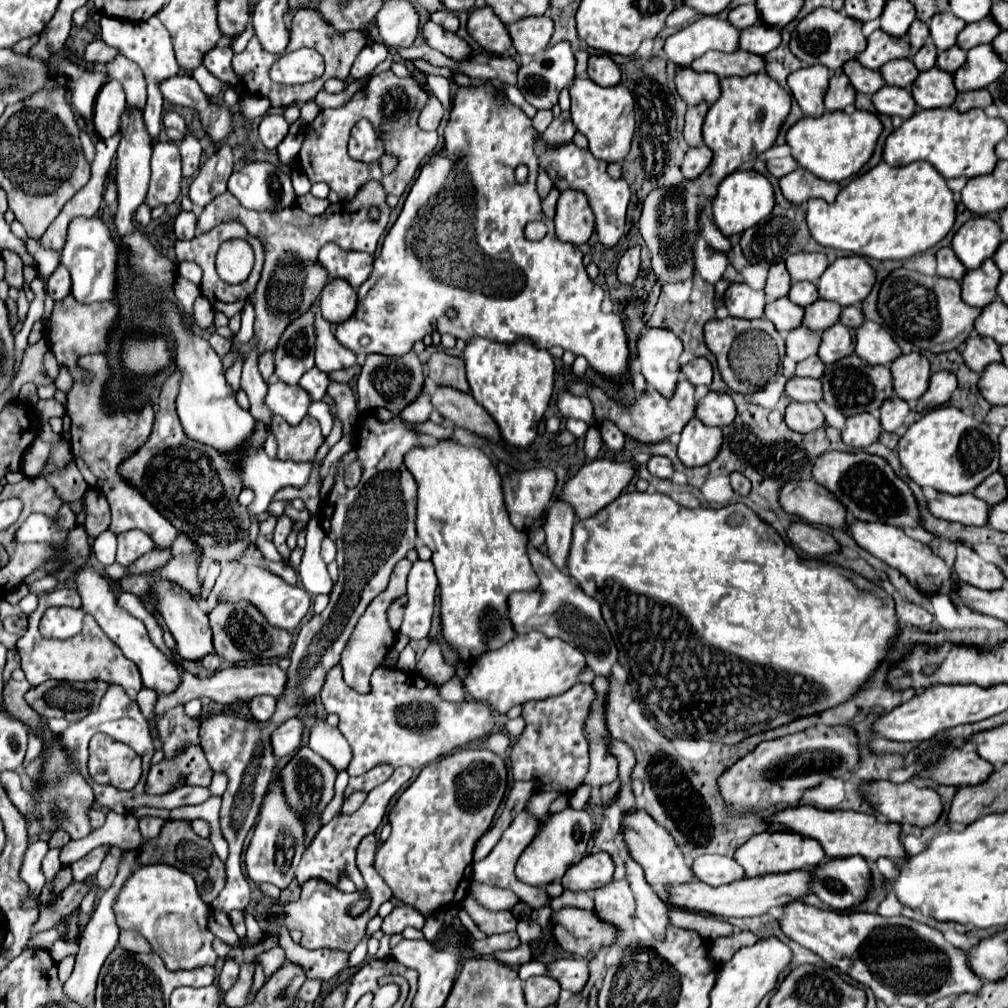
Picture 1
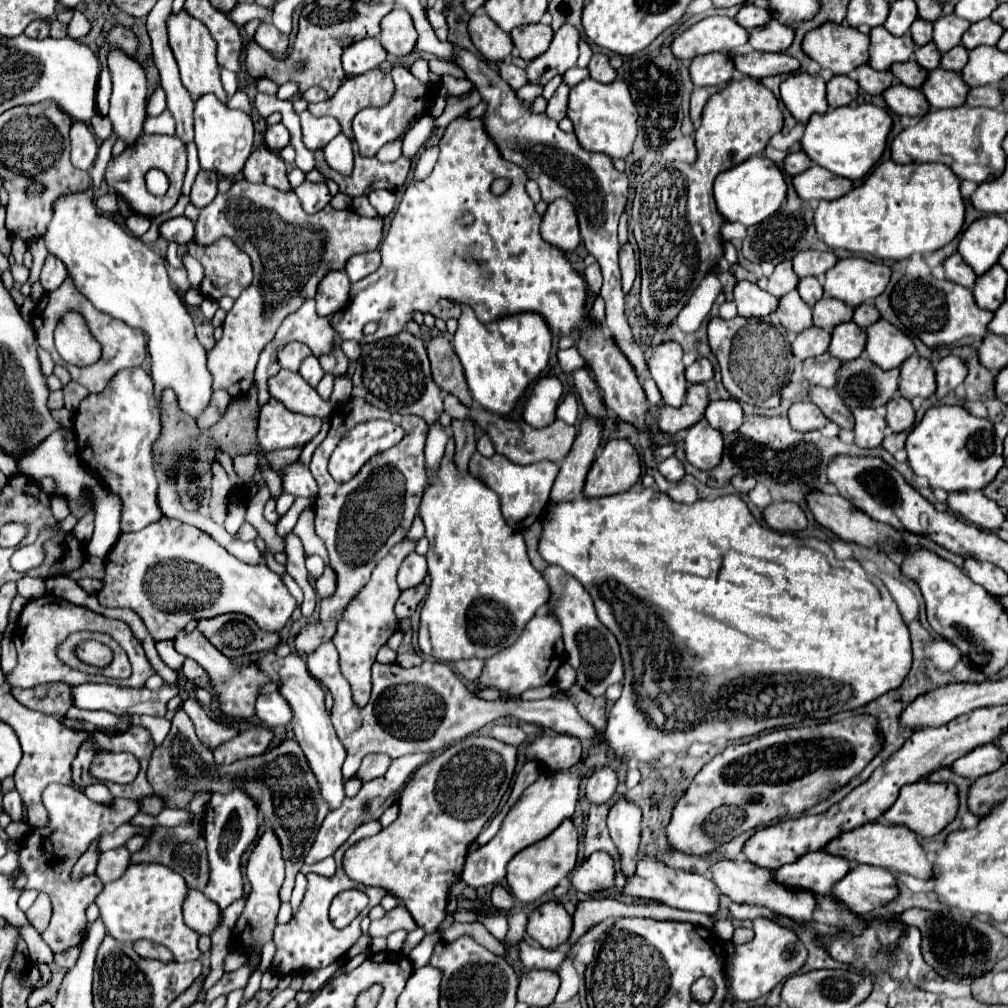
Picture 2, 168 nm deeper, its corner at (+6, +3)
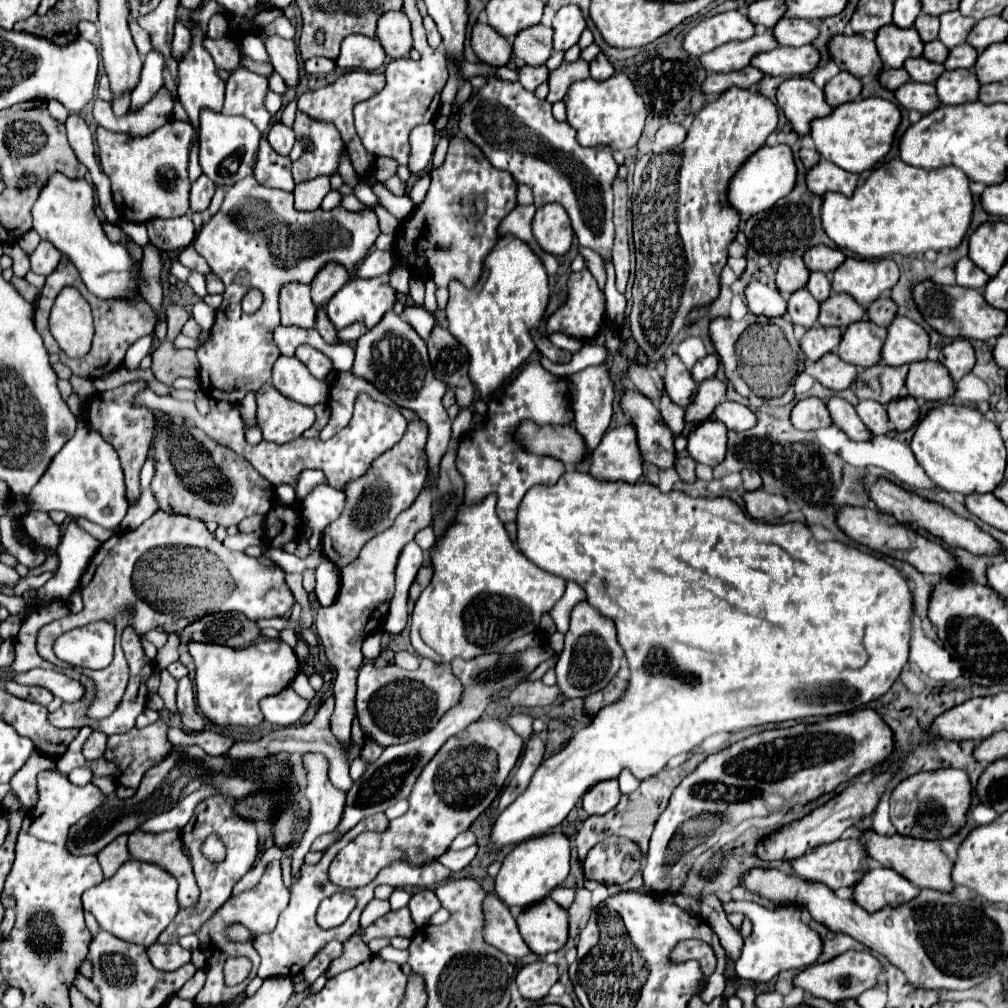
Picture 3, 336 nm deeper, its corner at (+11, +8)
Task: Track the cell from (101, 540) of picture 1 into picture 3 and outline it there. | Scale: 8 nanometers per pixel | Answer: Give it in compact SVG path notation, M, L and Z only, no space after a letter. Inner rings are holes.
M80 416L76 434L54 456L46 474L32 488L26 504L30 510L38 512L64 510L68 514L88 518L90 522L100 524L104 528L118 528L130 504L126 498L124 474L116 450L100 436L100 432L88 428L88 420Z

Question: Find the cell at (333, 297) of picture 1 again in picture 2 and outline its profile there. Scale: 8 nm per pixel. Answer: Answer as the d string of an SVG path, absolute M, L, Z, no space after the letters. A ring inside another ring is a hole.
M329 271L317 287L317 313L331 317L341 311L349 301L351 281L343 271Z

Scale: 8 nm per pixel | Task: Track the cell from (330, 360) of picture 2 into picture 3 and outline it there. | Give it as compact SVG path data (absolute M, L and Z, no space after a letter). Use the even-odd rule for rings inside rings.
M318 308L318 312L316 312L316 330L320 332L320 336L322 336L328 344L336 344L336 342L338 342L336 328L334 328L334 324L328 320L324 308Z

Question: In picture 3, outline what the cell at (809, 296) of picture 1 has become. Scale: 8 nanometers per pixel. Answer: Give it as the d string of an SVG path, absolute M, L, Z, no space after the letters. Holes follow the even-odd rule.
M812 272L806 288L810 290L810 294L818 302L824 302L830 296L830 292L832 292L832 282L830 282L830 278L824 272Z

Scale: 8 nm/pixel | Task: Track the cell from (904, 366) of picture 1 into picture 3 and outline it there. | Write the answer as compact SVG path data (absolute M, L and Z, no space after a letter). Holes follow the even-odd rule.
M920 360L910 364L910 372L906 378L908 394L916 400L948 400L952 398L956 384L950 376L950 372L940 364L932 360Z

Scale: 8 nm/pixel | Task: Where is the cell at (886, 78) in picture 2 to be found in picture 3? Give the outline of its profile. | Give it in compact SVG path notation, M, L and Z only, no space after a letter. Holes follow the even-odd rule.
M884 68L884 72L878 76L878 80L880 80L880 84L884 86L884 88L888 88L888 90L896 90L896 88L900 88L902 84L906 84L906 82L910 82L910 76L908 76L908 72L906 70L894 70L894 68Z

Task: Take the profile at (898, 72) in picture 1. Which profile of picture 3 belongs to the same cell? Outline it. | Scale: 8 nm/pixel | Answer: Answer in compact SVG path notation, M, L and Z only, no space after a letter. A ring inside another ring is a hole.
M910 58L904 62L904 68L908 70L908 74L914 82L936 82L942 76L942 72L946 70L944 64L934 64L924 58Z

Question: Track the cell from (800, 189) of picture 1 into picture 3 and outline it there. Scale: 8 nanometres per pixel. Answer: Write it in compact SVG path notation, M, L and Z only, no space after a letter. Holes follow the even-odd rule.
M820 160L806 176L806 184L814 194L824 196L826 192L842 192L844 196L852 196L858 176L852 172L844 172L836 168L836 164L828 160Z

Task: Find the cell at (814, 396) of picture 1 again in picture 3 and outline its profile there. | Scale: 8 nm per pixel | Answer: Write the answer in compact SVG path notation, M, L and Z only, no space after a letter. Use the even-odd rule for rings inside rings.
M832 396L832 398L826 402L826 406L828 406L828 410L830 410L830 416L832 416L834 424L836 424L842 432L846 432L848 438L860 440L860 442L872 438L872 432L870 432L870 430L864 426L864 422L858 418L858 414L856 414L856 410L854 410L852 404L848 404L848 402L842 400L842 398Z

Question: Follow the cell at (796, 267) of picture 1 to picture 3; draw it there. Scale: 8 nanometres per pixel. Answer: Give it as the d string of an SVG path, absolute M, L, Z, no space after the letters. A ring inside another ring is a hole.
M816 246L816 248L810 248L810 250L804 254L804 262L808 264L810 272L822 270L822 272L830 274L830 272L834 272L844 260L846 260L844 252L838 250L838 248L830 248L830 246Z

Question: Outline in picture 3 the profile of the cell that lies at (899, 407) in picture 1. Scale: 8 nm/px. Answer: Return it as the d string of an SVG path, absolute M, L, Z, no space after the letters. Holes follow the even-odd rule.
M912 396L906 398L896 398L888 406L888 416L892 422L892 428L896 432L906 432L912 428L920 416L920 406L916 406L916 400Z

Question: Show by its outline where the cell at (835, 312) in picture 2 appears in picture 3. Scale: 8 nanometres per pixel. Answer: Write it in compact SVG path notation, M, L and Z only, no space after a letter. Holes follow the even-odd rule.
M832 294L826 302L820 304L820 326L838 326L848 328L866 316L866 308L856 304L848 294Z

